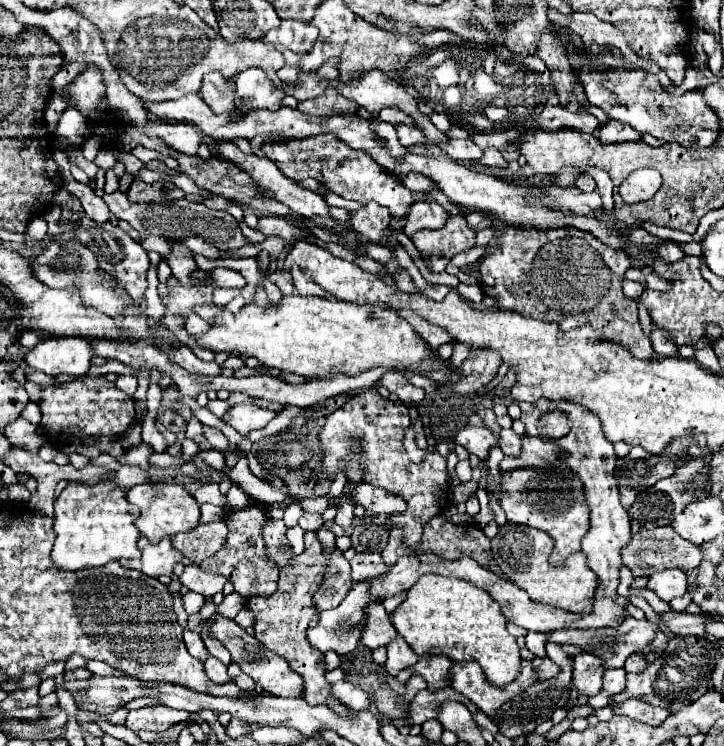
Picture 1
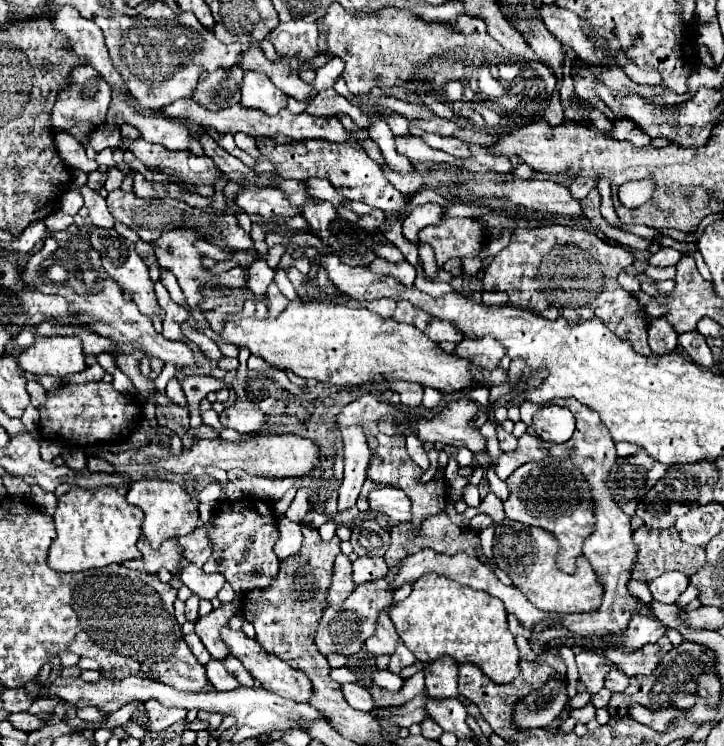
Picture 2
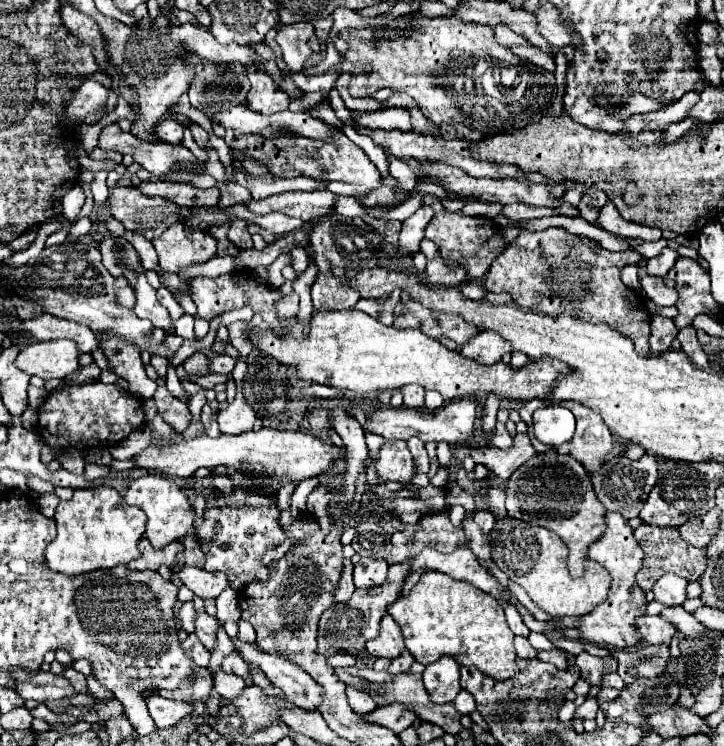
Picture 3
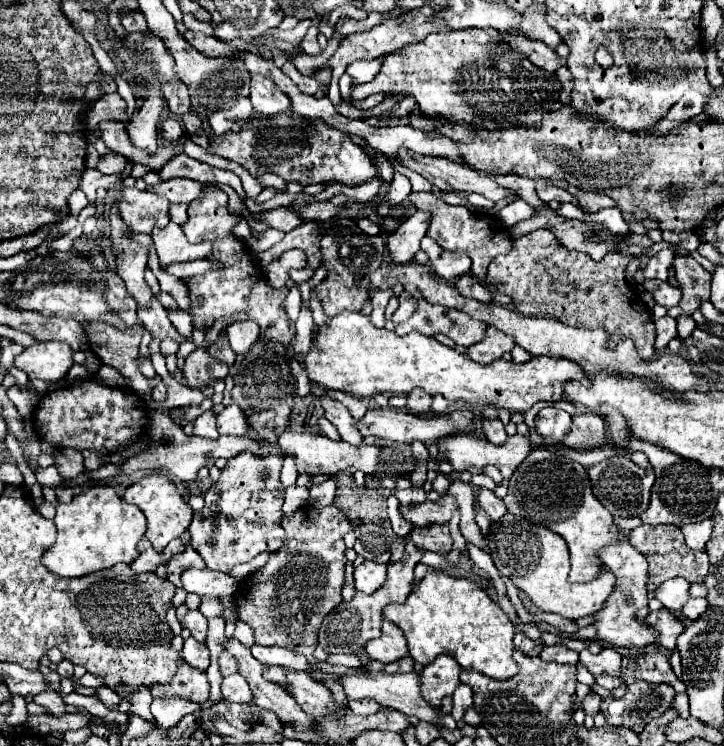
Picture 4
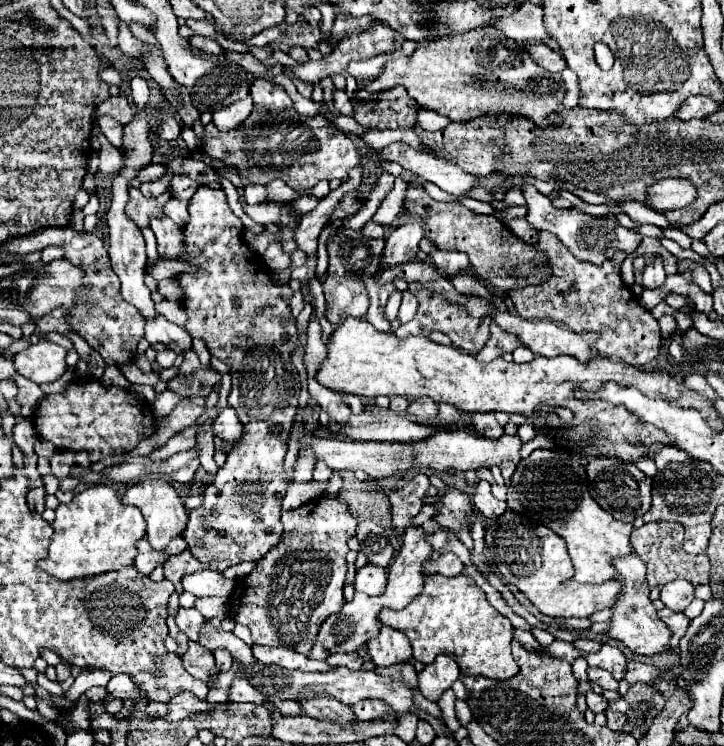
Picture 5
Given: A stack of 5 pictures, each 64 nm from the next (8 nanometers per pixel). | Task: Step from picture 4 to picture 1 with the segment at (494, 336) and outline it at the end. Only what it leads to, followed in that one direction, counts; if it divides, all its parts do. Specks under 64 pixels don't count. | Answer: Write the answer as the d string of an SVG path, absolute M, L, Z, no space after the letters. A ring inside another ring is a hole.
M454 344L450 364L462 372L462 380L458 384L444 384L442 390L454 392L458 396L468 396L474 394L480 386L486 386L496 376L502 360L498 352L492 352L492 348L486 350L468 348L468 344Z

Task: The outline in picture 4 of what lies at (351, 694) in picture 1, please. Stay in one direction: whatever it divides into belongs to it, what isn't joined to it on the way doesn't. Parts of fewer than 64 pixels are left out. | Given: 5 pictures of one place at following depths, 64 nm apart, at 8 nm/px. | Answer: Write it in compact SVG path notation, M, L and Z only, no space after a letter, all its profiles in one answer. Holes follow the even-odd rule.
M350 700L348 708L358 716L370 716L370 714L376 714L376 710L380 710L382 706L374 700Z

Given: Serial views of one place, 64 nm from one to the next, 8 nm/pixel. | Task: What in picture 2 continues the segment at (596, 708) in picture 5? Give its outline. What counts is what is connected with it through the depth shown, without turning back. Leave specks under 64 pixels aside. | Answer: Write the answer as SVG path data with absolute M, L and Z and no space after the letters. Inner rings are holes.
M588 702L584 708L570 710L570 716L568 716L568 720L560 726L560 730L574 730L574 726L576 726L578 720L580 720L582 724L586 724L586 722L590 722L590 720L594 718L594 714L596 714L596 710L594 710L594 704L592 704L592 702Z

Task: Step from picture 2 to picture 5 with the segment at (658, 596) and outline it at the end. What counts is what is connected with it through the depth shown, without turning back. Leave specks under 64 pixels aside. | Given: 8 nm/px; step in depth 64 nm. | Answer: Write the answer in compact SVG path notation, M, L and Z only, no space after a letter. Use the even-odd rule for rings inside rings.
M672 580L662 586L660 600L674 612L682 612L694 600L694 586L688 580Z

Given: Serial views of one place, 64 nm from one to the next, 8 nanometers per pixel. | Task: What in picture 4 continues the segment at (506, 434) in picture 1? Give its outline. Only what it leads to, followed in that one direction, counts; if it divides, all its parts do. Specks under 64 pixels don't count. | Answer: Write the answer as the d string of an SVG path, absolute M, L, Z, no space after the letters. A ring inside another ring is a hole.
M482 418L482 432L494 444L502 444L508 438L506 432L504 432L504 424L498 418L494 418L494 420Z

